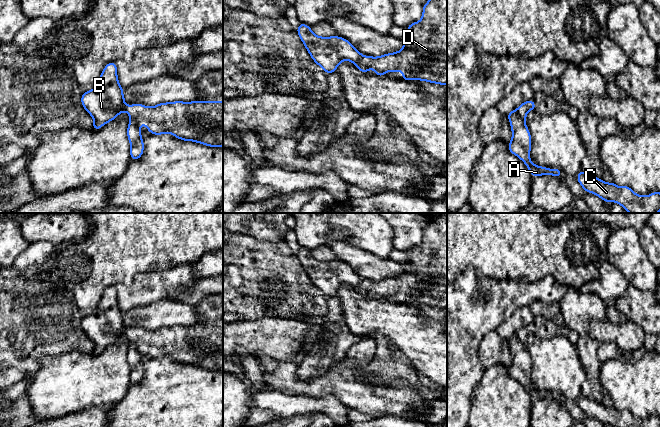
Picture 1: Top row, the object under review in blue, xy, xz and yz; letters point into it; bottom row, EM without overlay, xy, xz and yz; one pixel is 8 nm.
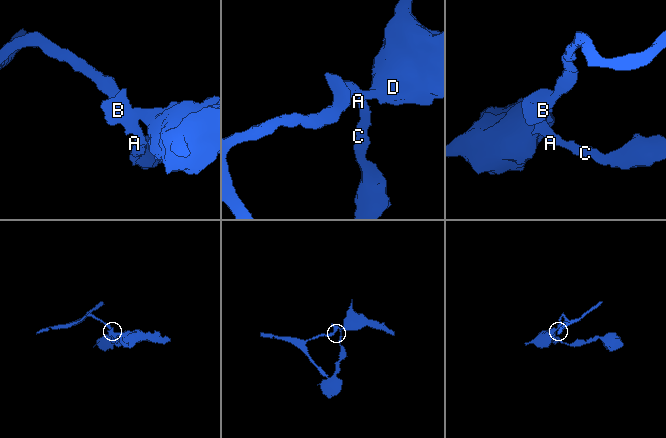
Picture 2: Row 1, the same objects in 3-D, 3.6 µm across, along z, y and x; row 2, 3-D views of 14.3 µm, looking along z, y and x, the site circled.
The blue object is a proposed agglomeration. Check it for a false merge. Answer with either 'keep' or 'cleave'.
cleave

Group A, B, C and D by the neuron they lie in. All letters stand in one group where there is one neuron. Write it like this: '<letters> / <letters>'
A B C / D

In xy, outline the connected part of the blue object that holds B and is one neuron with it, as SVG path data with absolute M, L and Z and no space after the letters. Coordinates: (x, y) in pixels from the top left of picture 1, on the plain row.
M110 286L105 290L95 312L83 317L81 327L93 341L95 354L125 335L123 312L118 307L115 286Z

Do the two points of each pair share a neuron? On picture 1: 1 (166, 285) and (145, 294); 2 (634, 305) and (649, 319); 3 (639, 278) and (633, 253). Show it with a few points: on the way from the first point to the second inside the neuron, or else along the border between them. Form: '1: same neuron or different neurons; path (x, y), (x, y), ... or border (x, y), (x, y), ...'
1: same neuron; path (161, 285), (155, 285), (150, 289)
2: same neuron; path (638, 308), (645, 315)
3: same neuron; path (639, 272), (633, 263), (633, 259)

